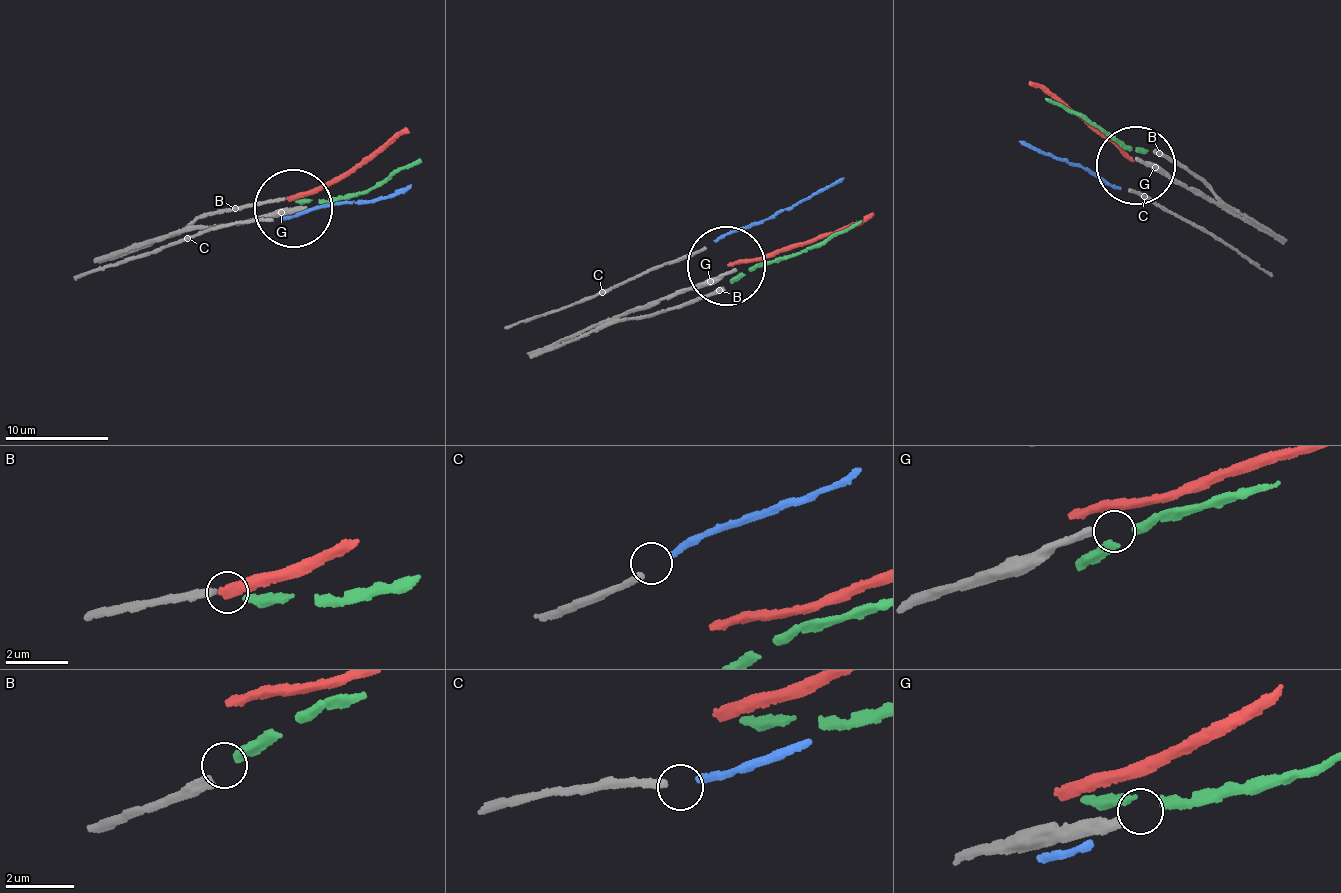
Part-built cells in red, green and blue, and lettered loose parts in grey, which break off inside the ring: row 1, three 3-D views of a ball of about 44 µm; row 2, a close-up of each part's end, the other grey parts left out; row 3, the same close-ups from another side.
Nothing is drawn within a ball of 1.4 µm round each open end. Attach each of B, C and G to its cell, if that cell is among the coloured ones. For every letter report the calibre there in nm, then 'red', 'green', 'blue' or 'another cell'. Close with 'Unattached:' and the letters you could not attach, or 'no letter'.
B: 240 nm thick; green
C: 200 nm thick; blue
G: 280 nm thick; another cell
Unattached: G

